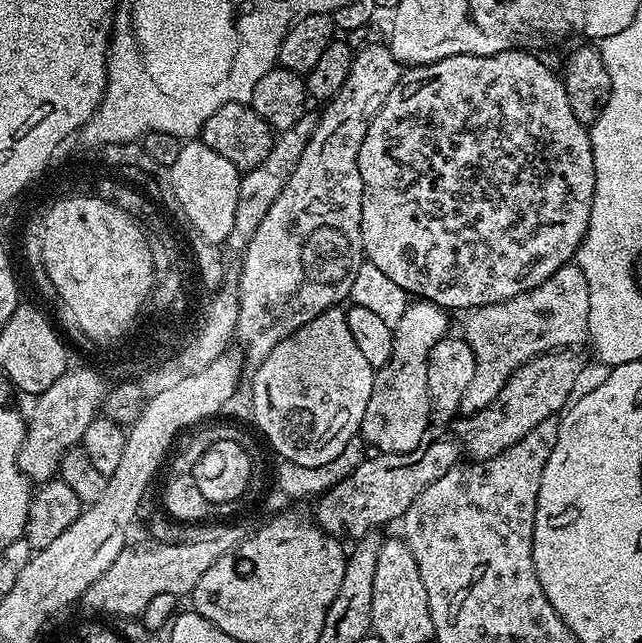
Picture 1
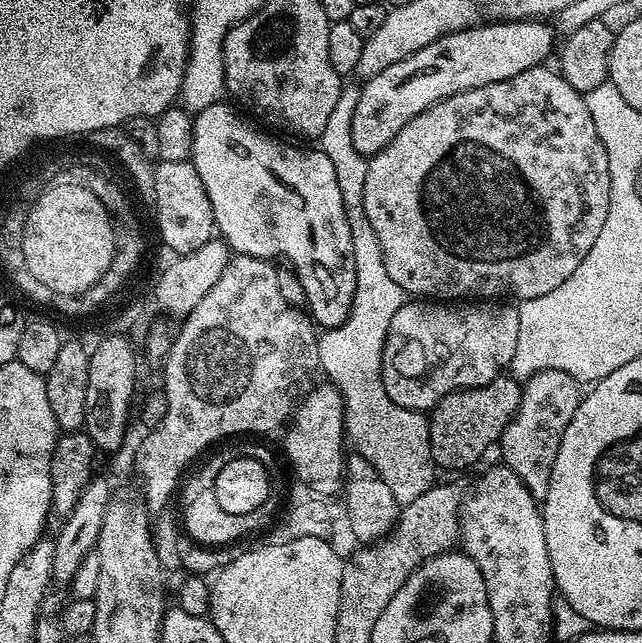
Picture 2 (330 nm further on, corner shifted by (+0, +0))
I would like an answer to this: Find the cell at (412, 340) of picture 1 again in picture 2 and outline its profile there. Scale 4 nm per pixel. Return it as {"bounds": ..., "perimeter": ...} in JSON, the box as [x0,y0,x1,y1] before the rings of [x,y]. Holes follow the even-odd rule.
{"bounds":[382,299,519,410],"perimeter":[[[409,299],[402,310],[394,314],[394,322],[390,322],[390,330],[386,334],[382,358],[382,382],[386,386],[386,394],[390,394],[392,401],[403,408],[431,410],[440,399],[457,388],[477,388],[490,382],[511,365],[518,346],[519,317],[519,307],[508,302],[456,303]]]}

